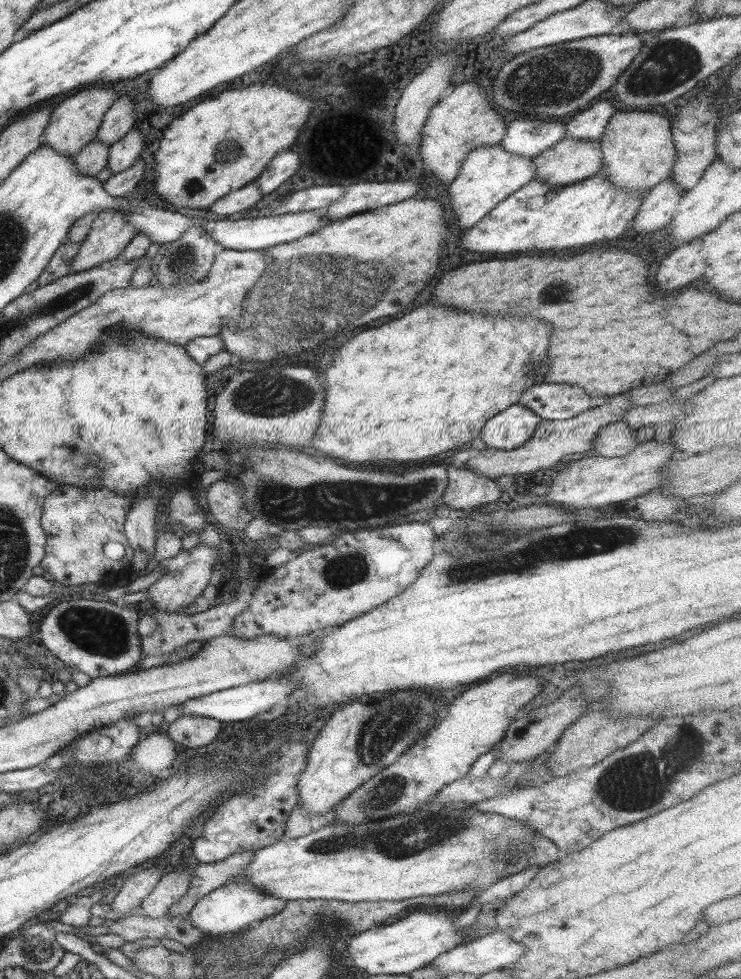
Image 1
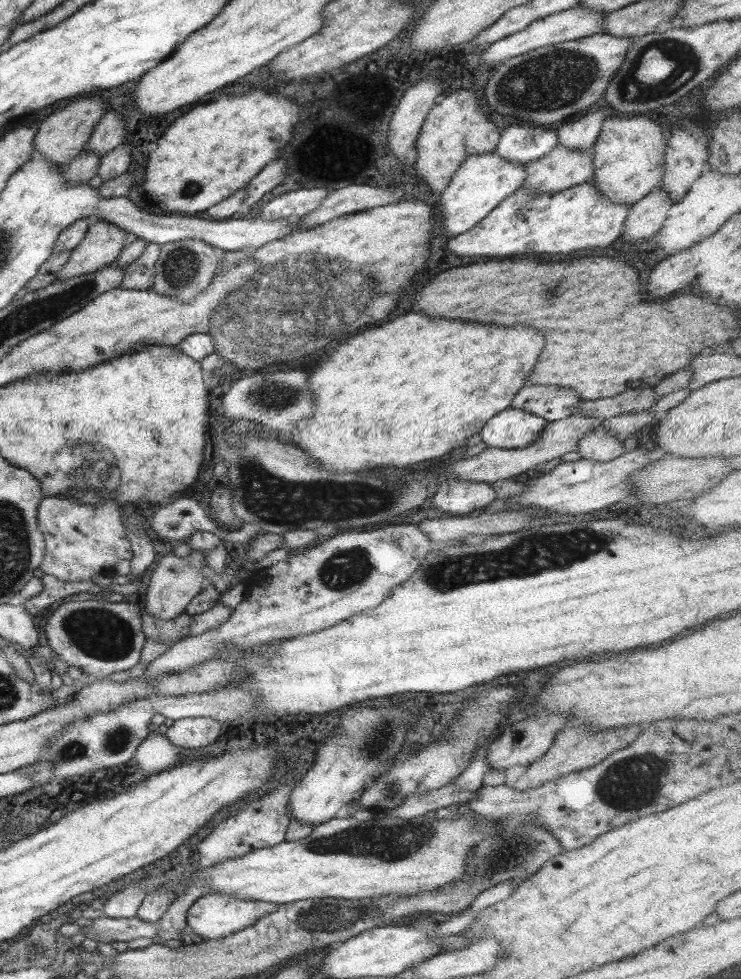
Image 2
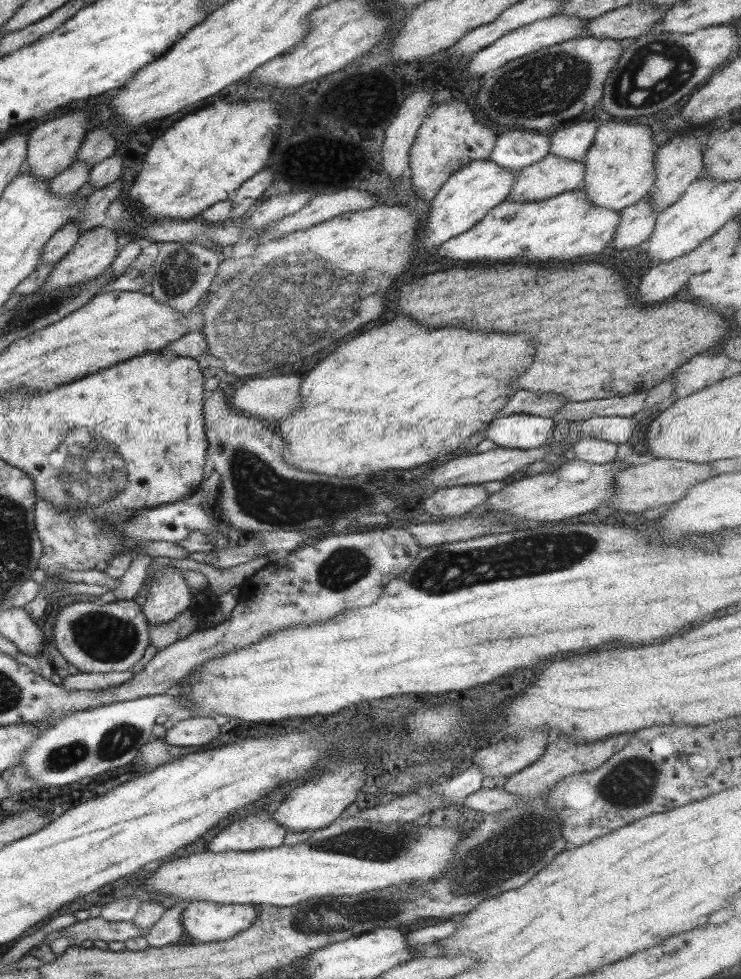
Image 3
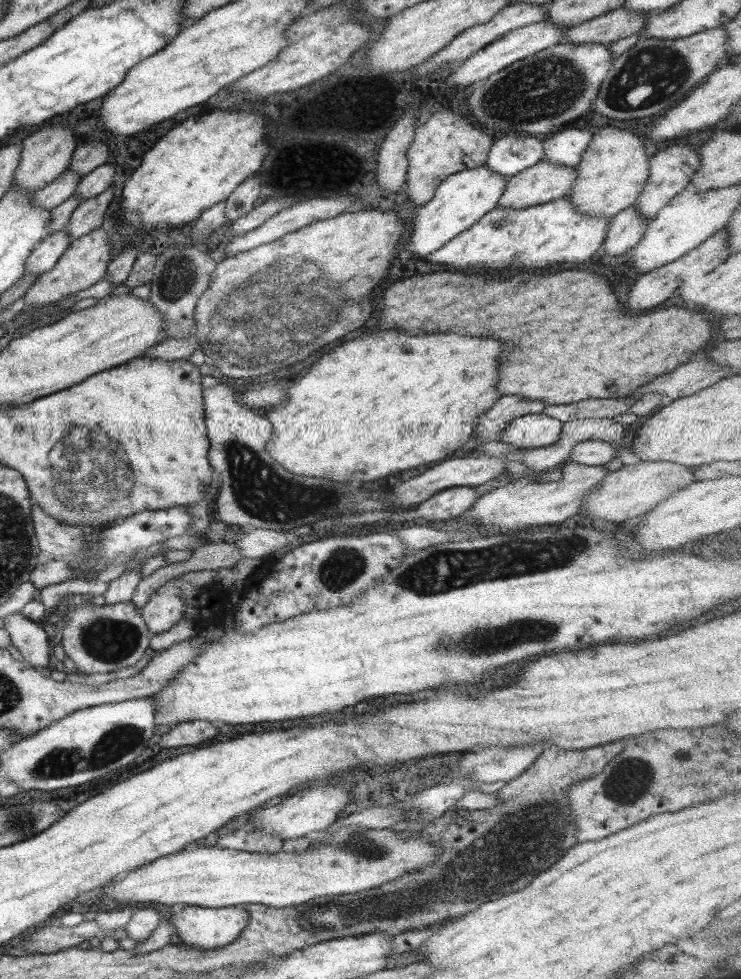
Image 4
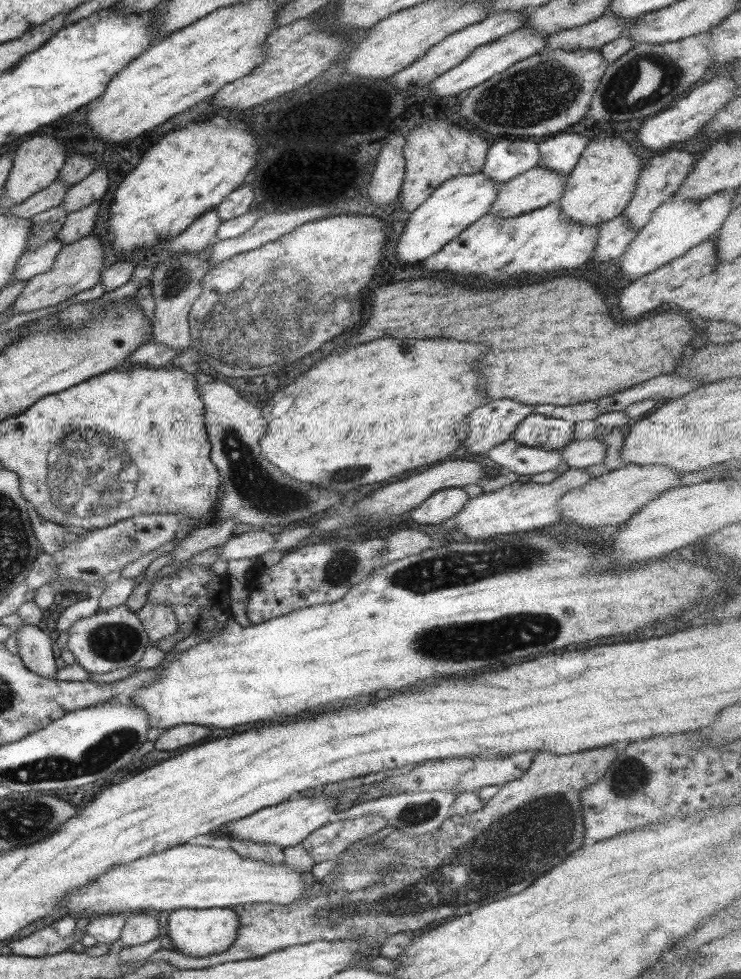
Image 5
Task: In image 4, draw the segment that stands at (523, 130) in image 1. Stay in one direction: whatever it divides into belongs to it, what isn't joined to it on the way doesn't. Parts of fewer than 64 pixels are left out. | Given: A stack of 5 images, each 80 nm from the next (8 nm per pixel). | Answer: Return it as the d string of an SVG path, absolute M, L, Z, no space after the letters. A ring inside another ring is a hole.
M504 134L492 141L484 162L489 170L510 178L544 158L542 142L529 134Z

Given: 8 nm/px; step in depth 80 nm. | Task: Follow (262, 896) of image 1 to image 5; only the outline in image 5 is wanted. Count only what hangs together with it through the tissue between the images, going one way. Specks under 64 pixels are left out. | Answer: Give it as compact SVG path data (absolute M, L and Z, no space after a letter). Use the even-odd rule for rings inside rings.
M180 908L168 915L166 925L169 934L166 935L166 944L175 952L191 958L205 958L213 954L221 954L231 946L238 935L240 920L233 909L228 908Z

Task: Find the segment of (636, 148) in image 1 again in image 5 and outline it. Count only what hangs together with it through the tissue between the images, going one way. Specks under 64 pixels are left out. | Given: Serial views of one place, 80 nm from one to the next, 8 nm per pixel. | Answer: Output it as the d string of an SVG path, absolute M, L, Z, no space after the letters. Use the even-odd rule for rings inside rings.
M594 138L588 141L577 164L568 174L565 189L557 202L561 216L581 226L599 226L620 216L635 193L644 160L621 138Z

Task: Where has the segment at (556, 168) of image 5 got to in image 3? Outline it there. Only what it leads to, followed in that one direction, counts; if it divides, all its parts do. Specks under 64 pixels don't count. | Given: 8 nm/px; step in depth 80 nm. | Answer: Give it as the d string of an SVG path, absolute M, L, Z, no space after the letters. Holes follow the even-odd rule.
M594 121L568 123L552 133L548 152L569 160L583 161L596 133Z

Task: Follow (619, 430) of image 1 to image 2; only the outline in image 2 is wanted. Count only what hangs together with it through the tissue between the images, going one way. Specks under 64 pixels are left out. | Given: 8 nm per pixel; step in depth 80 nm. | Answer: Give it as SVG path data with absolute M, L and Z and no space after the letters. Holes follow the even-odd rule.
M601 426L585 433L579 439L578 453L583 459L605 462L613 460L625 452L622 440Z

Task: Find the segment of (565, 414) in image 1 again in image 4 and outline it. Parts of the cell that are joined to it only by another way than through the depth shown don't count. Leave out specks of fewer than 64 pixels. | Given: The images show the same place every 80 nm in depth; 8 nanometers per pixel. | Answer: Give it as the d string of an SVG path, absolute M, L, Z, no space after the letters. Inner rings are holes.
M517 395L499 397L489 410L476 418L475 452L482 443L499 441L500 432L510 420L524 414L541 414L547 405L543 401L523 399Z

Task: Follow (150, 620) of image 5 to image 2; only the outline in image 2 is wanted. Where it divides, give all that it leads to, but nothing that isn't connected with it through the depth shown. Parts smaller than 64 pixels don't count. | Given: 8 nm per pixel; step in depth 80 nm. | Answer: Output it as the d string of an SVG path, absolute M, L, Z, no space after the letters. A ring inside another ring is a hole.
M193 549L186 557L177 557L172 553L160 554L158 565L151 572L149 584L147 584L145 602L140 604L141 612L165 620L173 619L184 612L184 608L191 602L191 598L201 592L206 583L202 573L206 553L207 551L201 549Z

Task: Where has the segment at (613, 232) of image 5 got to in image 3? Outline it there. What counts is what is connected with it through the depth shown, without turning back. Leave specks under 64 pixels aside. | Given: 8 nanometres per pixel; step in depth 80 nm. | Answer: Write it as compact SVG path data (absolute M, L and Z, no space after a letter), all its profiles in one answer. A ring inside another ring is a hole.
M642 199L619 210L619 225L614 232L611 246L615 246L617 250L629 246L642 246L651 236L658 214L645 203L647 200Z

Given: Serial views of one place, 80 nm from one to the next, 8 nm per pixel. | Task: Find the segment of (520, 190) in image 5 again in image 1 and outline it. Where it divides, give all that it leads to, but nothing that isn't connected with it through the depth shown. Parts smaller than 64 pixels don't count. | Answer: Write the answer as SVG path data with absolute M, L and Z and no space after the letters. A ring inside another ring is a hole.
M563 137L539 152L533 160L533 179L561 188L561 185L595 175L602 163L602 152L596 140Z

